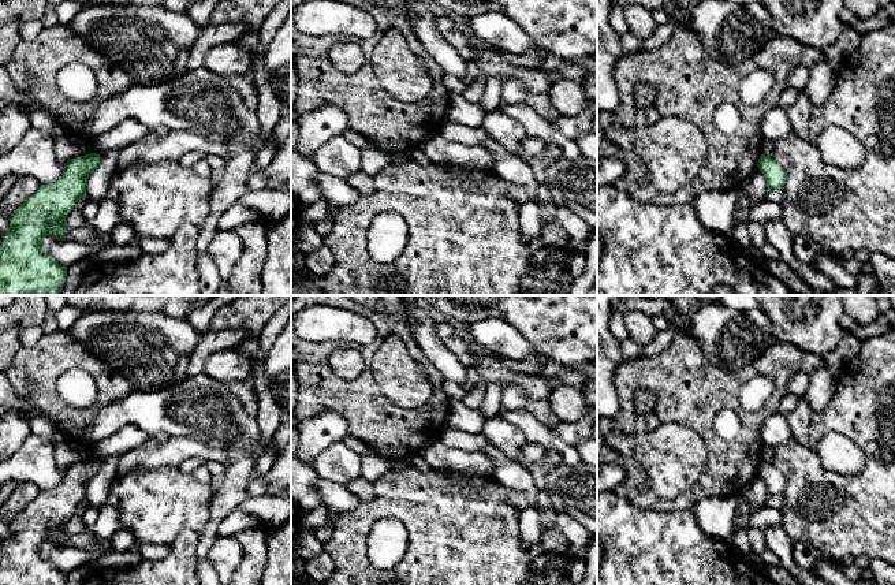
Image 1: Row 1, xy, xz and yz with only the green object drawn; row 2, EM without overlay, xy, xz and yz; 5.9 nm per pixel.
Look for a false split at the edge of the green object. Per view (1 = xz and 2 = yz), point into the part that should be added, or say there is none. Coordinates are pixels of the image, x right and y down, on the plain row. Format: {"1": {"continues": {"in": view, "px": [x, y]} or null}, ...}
{"1": {"continues": null}, "2": {"continues": null}}

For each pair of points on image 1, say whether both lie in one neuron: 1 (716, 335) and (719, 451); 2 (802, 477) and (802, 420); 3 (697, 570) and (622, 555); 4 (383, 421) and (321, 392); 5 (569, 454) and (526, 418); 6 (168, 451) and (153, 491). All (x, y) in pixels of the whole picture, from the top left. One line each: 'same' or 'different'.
1: different
2: different
3: same
4: same
5: same
6: different

